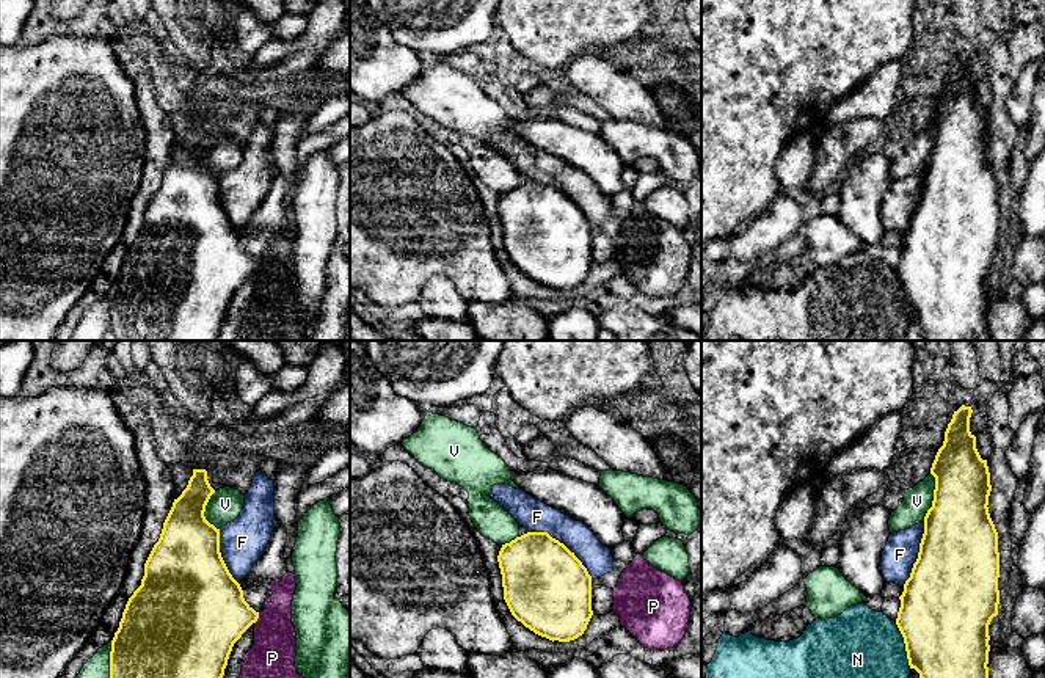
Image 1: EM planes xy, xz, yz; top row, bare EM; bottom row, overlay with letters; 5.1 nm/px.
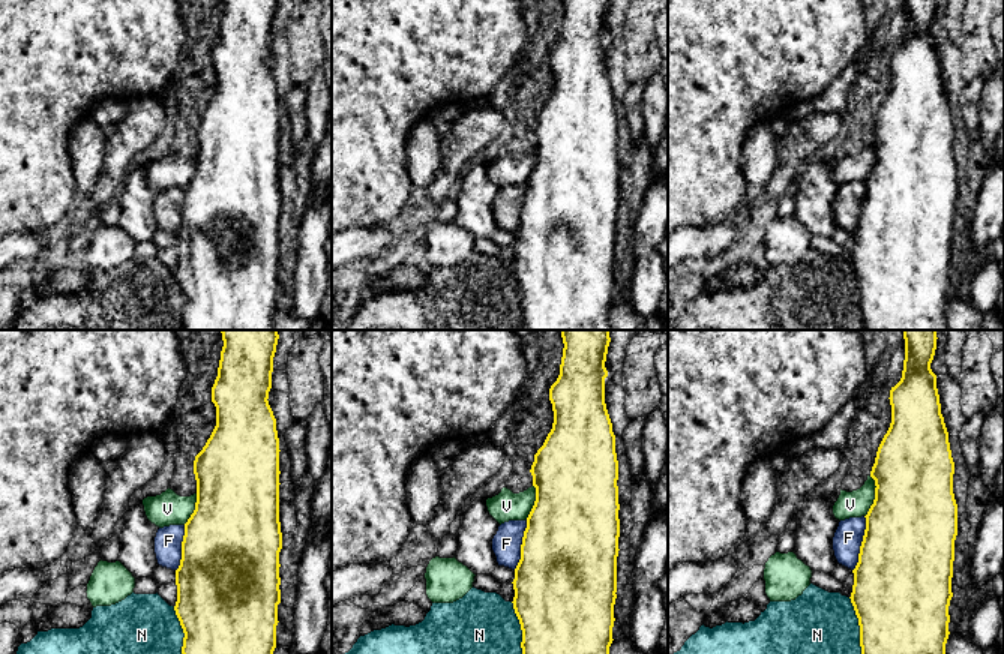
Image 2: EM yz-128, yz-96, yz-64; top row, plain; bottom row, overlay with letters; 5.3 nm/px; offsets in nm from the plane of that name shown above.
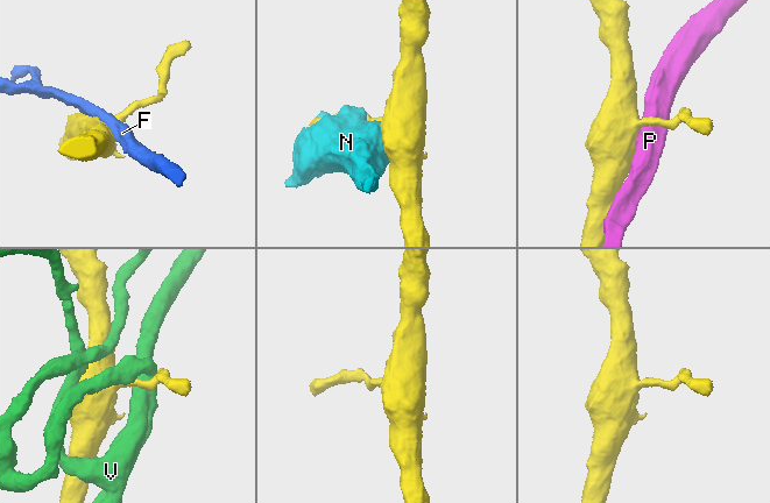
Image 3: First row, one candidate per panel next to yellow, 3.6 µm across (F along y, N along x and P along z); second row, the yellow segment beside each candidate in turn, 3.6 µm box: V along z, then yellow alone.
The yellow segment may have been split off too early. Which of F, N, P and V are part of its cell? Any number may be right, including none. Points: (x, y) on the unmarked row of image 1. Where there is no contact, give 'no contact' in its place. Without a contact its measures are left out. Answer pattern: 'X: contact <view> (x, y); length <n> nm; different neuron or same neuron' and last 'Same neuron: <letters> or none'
F: contact xz (564, 193); length 400 nm; different neuron
N: contact yz (906, 294); length 260 nm; different neuron
P: contact xy (258, 266); length 80 nm; different neuron
V: contact yz (934, 145); length 260 nm; different neuron
Same neuron: none

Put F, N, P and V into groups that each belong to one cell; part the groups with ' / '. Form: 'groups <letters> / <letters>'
groups F / N / P / V

